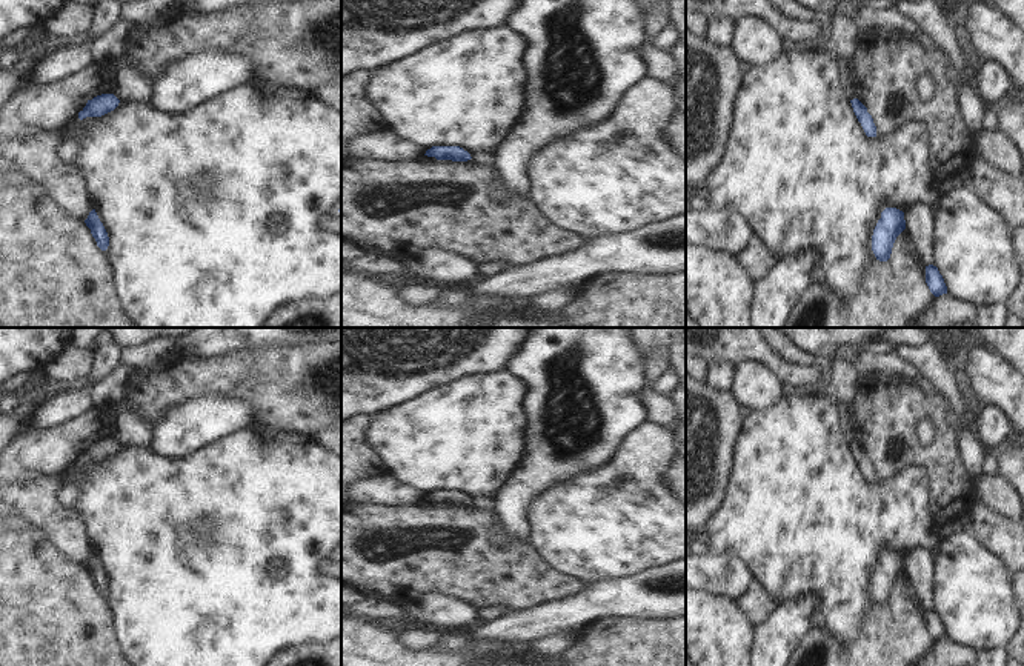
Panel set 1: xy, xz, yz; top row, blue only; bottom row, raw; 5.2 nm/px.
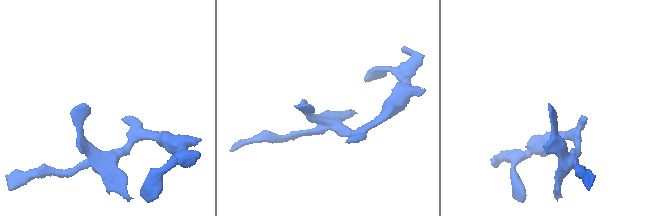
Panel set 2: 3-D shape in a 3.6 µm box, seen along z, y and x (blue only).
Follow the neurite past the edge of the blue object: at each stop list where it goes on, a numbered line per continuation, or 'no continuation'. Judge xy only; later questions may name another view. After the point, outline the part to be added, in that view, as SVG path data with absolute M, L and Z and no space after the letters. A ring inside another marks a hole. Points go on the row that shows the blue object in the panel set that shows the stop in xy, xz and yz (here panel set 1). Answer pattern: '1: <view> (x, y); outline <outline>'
no continuation

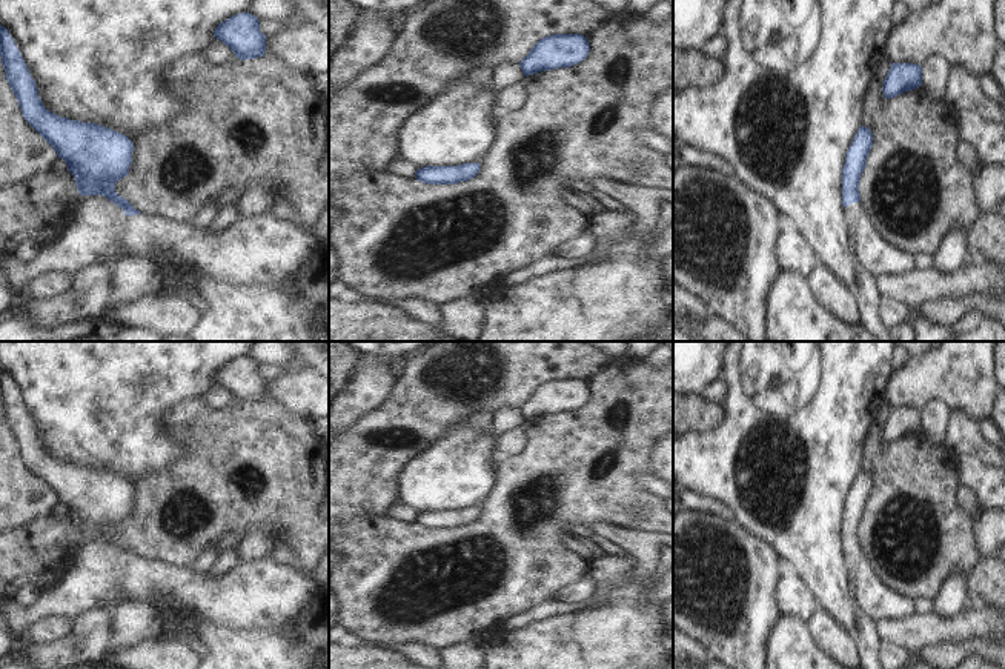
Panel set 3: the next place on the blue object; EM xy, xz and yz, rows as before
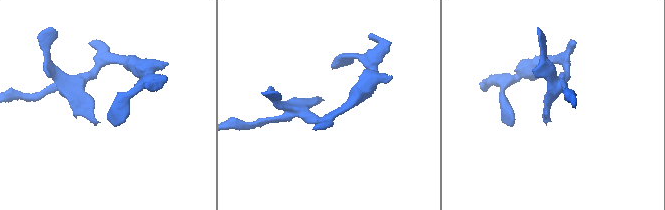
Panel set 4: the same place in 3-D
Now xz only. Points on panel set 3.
no continuation

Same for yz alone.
1: yz (873, 251); outline M861 201L847 206L845 217L848 234L854 238L857 263L874 277L882 280L888 275L902 275L916 269L916 255L890 246Z

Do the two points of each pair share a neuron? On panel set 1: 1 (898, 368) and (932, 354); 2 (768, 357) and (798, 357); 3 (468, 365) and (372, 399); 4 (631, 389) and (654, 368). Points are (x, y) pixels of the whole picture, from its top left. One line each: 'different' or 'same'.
1: different
2: different
3: same
4: different

